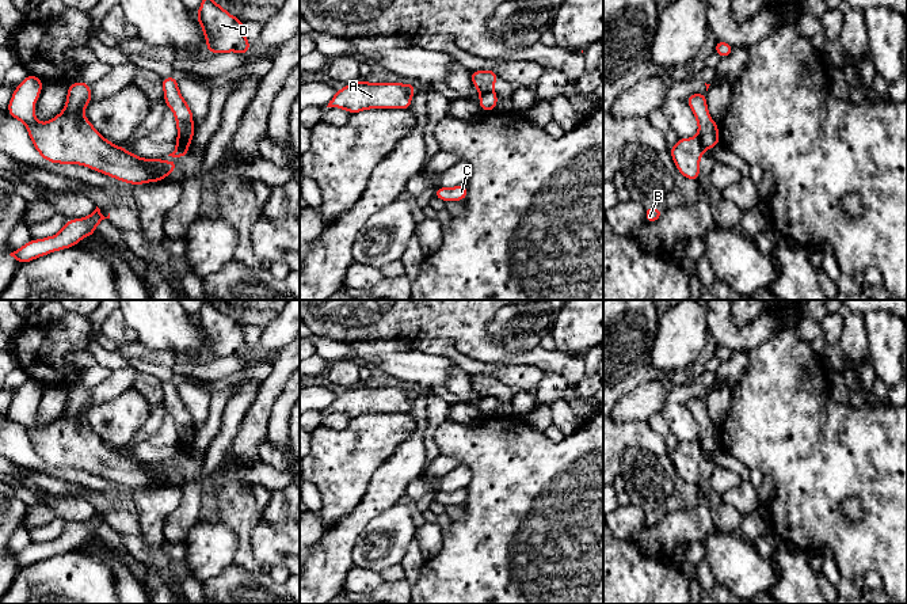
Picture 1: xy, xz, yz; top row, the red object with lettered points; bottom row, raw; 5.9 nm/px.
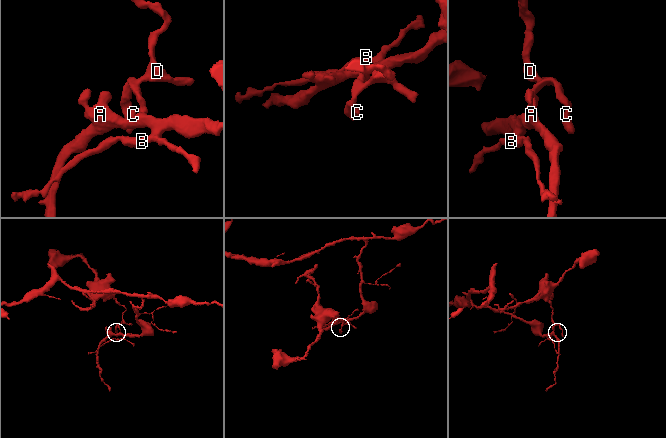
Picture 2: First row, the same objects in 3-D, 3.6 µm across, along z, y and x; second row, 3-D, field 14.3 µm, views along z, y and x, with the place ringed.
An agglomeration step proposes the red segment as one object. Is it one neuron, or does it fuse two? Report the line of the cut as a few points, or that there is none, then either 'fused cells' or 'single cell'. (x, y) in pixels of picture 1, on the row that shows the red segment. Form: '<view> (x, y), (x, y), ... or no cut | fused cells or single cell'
yz (697, 137), (704, 149) | fused cells

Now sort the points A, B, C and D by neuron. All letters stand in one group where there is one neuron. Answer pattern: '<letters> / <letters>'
A B / C D

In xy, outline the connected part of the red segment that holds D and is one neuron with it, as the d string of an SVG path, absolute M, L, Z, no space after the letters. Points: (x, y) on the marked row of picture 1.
M202 0L197 19L205 34L207 53L249 52L251 42L244 35L244 22L232 16L214 0Z

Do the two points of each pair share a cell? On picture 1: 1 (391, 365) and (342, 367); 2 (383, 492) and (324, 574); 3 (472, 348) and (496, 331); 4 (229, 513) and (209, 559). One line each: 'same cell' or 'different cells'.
1: different cells
2: same cell
3: different cells
4: different cells

